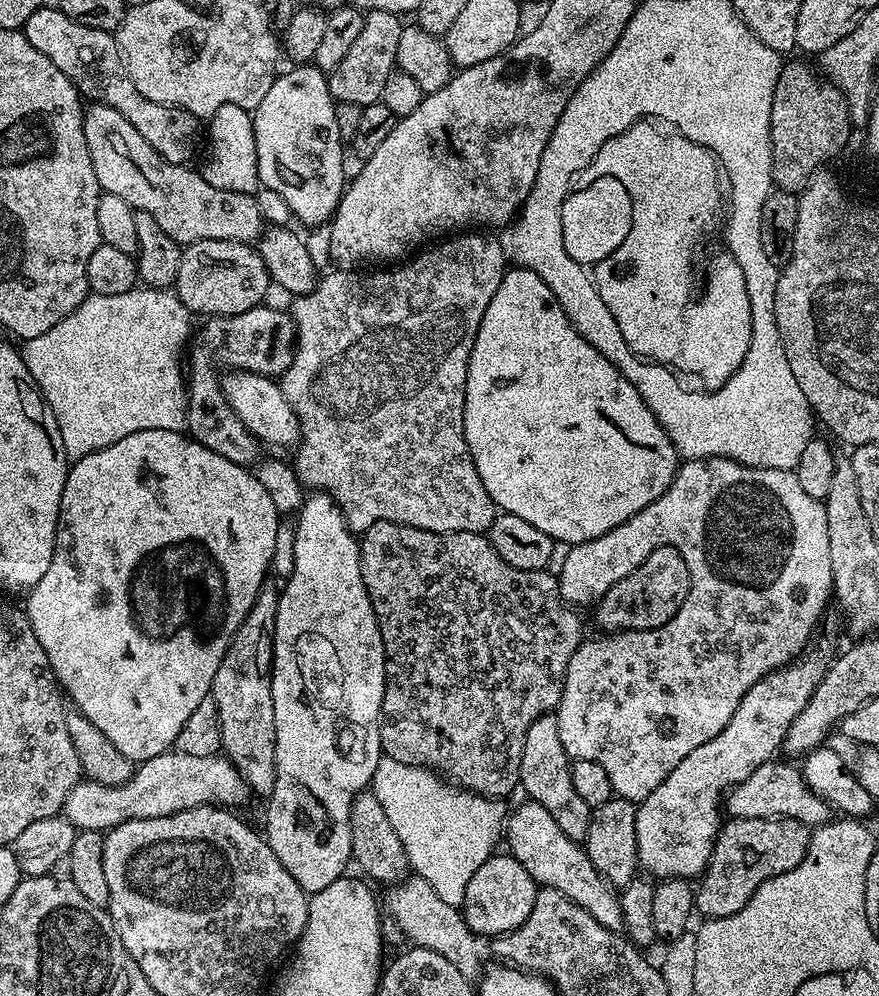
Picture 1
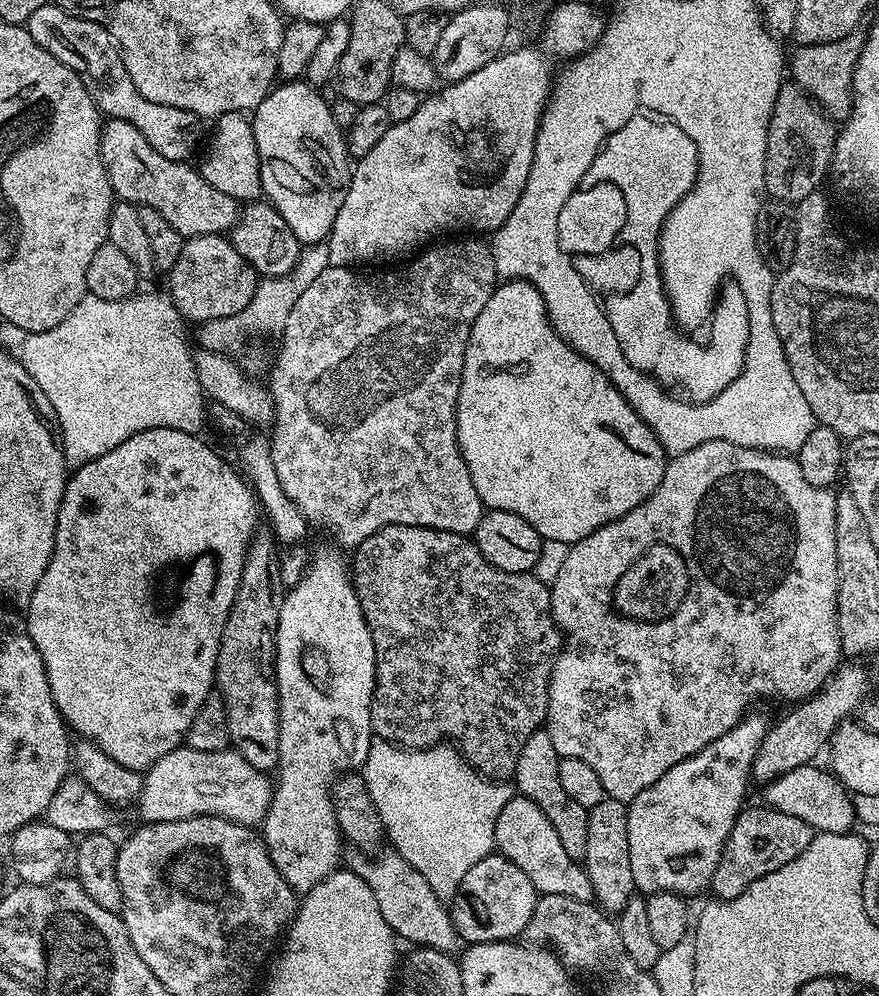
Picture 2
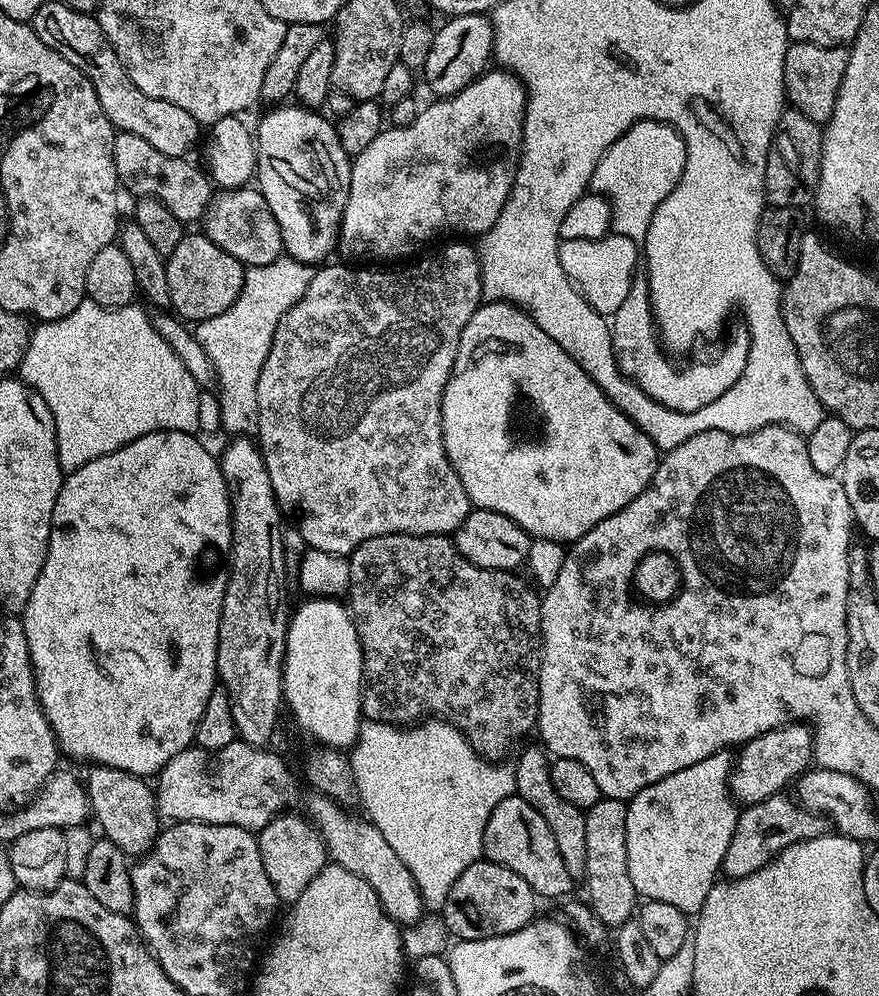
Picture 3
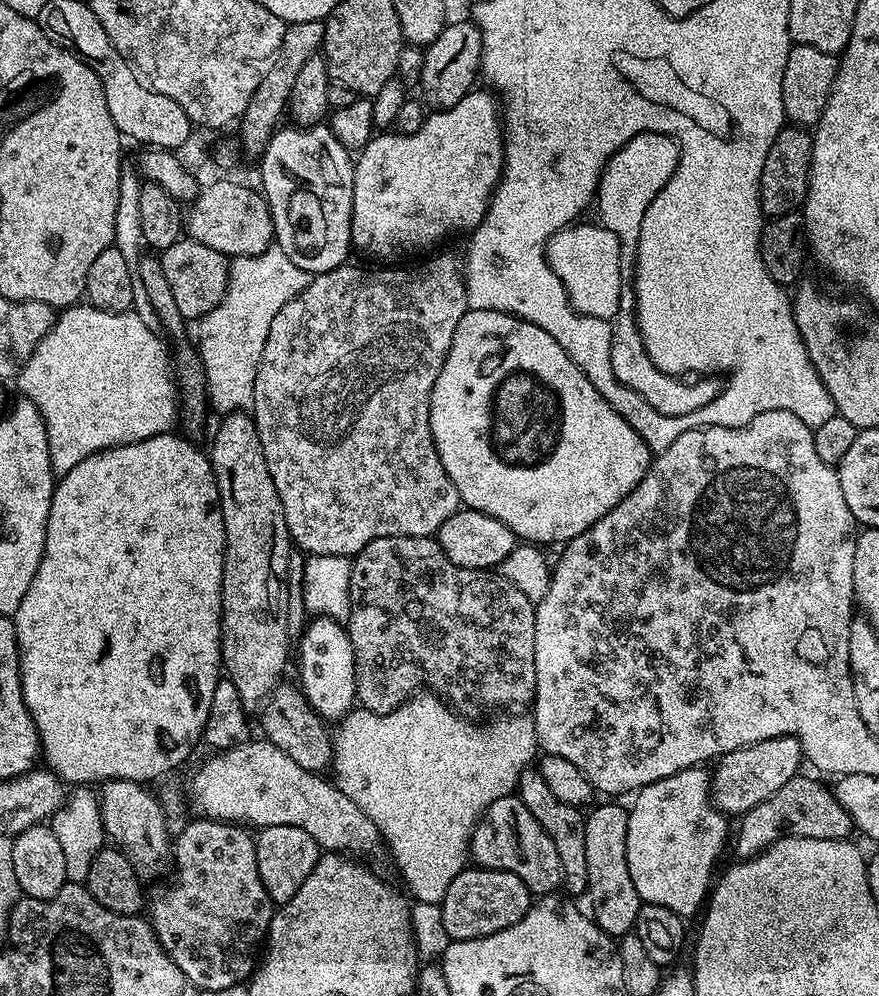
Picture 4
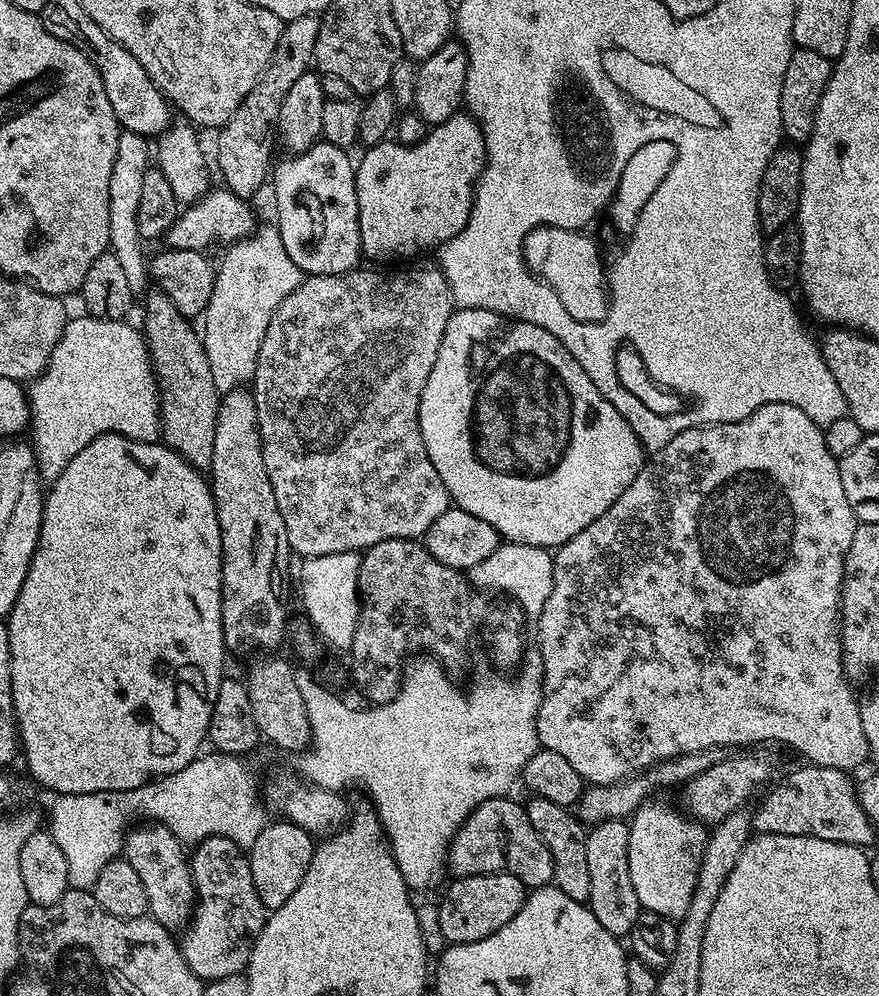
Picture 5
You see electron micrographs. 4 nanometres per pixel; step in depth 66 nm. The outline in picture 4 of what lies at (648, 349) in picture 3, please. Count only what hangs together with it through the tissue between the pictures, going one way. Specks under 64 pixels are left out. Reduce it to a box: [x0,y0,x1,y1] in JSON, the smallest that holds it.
[610,310,722,417]

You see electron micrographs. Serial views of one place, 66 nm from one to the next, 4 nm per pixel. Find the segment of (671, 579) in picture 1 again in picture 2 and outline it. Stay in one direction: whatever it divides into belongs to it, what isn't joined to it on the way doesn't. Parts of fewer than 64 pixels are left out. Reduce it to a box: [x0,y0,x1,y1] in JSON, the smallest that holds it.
[612,544,689,620]

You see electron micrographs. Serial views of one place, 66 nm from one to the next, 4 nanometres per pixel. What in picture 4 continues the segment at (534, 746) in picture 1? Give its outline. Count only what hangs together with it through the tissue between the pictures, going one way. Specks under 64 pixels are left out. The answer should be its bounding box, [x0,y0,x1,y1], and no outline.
[516,766,588,898]

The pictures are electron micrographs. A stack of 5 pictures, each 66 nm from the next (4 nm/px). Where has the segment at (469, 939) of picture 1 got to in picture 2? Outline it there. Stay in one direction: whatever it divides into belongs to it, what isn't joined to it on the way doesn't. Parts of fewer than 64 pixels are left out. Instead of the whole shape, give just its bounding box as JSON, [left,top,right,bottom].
[347,850,458,953]

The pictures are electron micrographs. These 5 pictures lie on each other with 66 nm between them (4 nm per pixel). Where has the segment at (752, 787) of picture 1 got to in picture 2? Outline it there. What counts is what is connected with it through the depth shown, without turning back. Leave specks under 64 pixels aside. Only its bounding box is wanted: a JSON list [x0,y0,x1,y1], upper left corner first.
[763,763,858,833]

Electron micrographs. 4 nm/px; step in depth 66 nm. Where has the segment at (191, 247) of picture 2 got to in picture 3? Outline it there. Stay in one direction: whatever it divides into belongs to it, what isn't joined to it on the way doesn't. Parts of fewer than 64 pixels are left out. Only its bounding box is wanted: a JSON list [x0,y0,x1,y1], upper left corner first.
[166,231,245,322]

